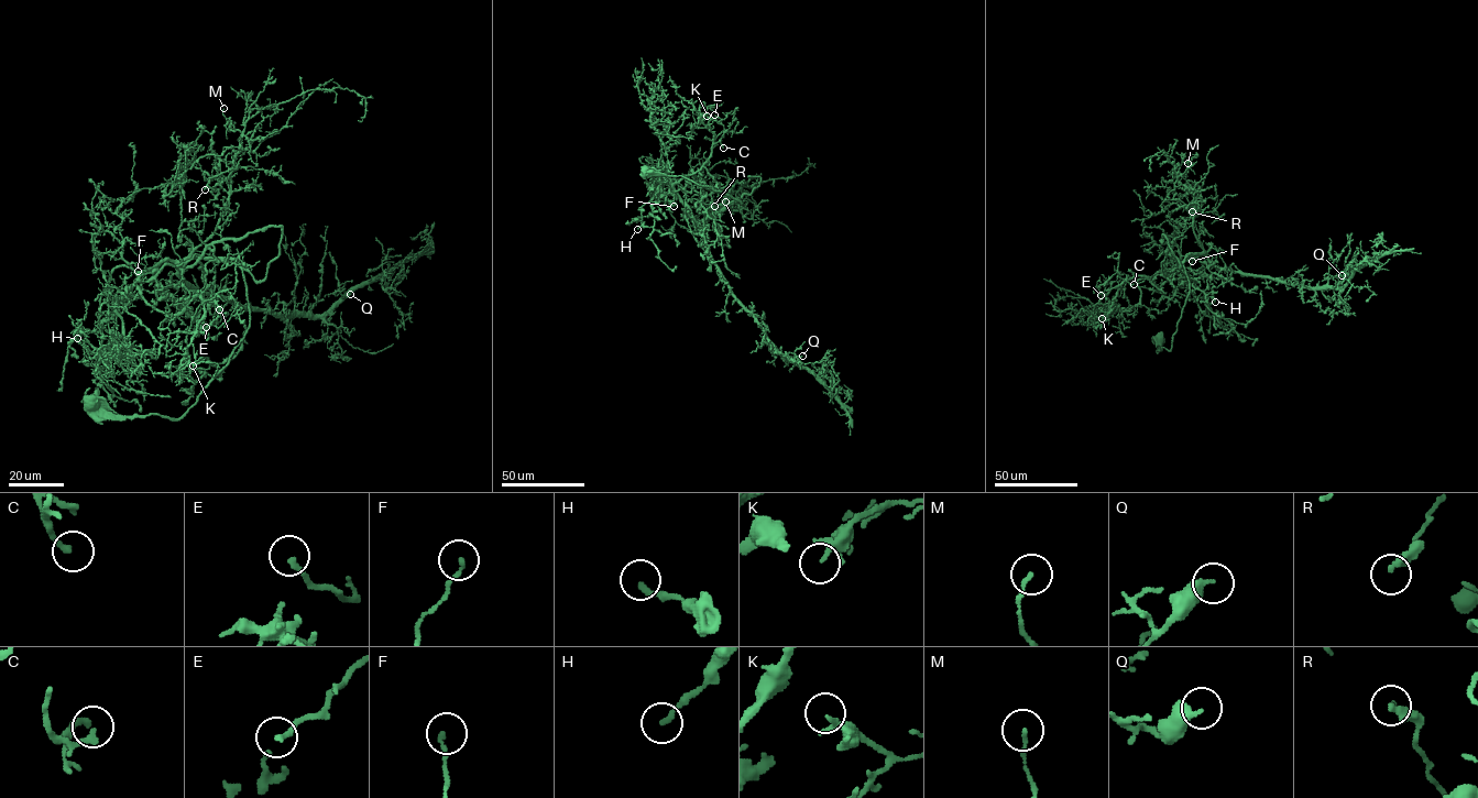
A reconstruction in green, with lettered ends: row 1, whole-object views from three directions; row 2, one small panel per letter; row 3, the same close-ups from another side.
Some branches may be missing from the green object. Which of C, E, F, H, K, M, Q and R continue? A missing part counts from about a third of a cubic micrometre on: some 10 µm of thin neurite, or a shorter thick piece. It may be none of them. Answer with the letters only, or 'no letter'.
no letter

